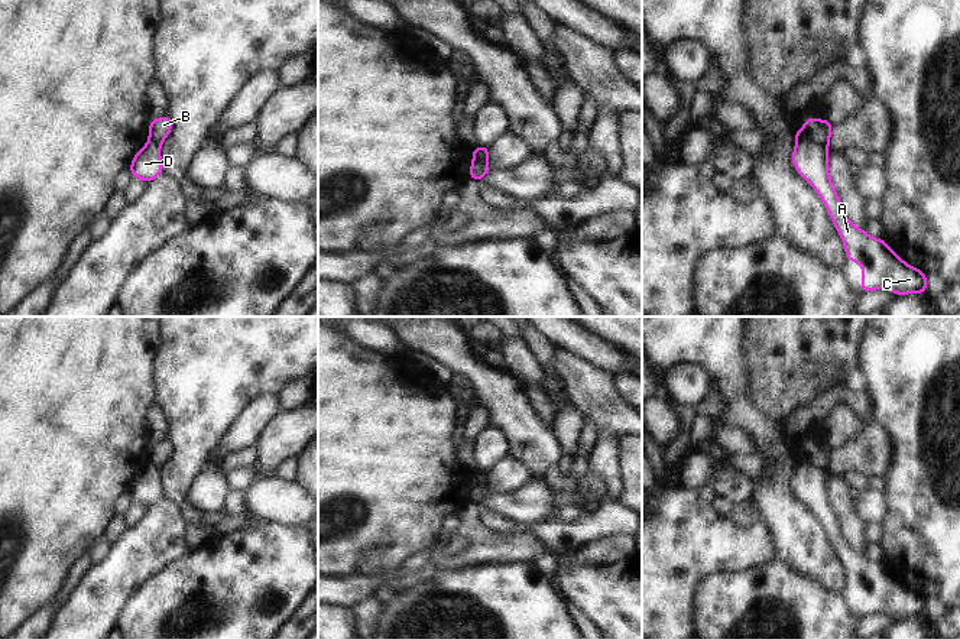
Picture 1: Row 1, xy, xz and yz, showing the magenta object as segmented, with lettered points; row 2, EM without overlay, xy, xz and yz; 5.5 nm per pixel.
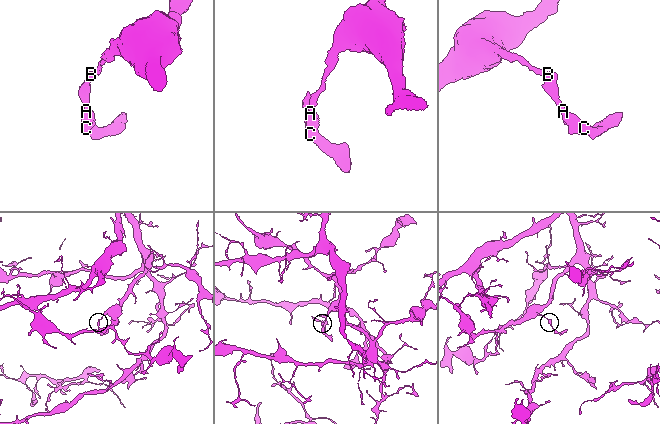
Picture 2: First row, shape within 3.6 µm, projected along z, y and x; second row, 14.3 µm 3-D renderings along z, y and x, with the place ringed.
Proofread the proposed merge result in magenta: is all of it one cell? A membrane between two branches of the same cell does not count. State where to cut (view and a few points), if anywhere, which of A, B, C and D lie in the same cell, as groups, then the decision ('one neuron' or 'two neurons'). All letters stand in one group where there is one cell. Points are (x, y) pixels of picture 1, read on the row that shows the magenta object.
yz (797, 139), (827, 146) | A C D / B | two neurons

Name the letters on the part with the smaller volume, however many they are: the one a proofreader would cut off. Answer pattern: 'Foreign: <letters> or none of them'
Foreign: A, C, D.

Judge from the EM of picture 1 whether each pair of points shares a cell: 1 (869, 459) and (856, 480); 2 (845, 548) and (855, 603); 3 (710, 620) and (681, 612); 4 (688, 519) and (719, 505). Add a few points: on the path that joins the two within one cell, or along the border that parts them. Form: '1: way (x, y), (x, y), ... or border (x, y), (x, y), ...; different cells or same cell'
1: border (845, 474), (863, 474), (869, 479); different cells
2: way (853, 561), (855, 590); same cell
3: border (700, 583), (694, 596), (693, 623); different cells
4: border (710, 503), (720, 515), (729, 518); different cells

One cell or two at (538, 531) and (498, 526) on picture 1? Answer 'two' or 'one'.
one

